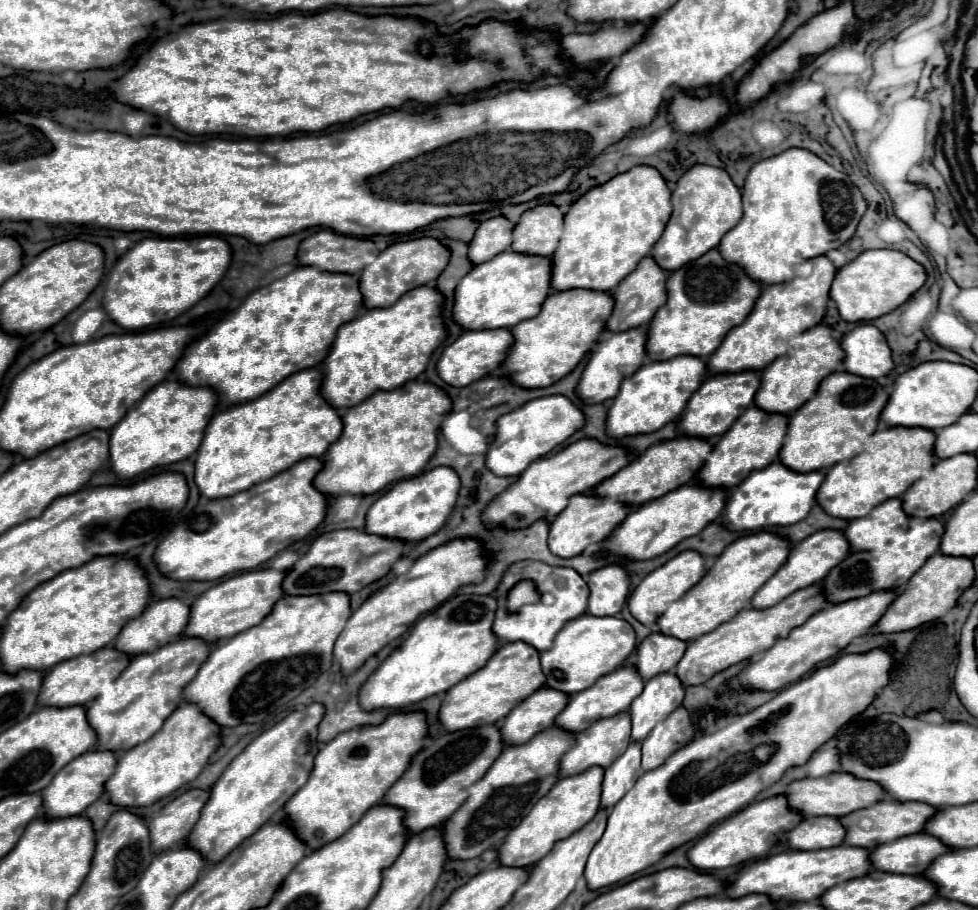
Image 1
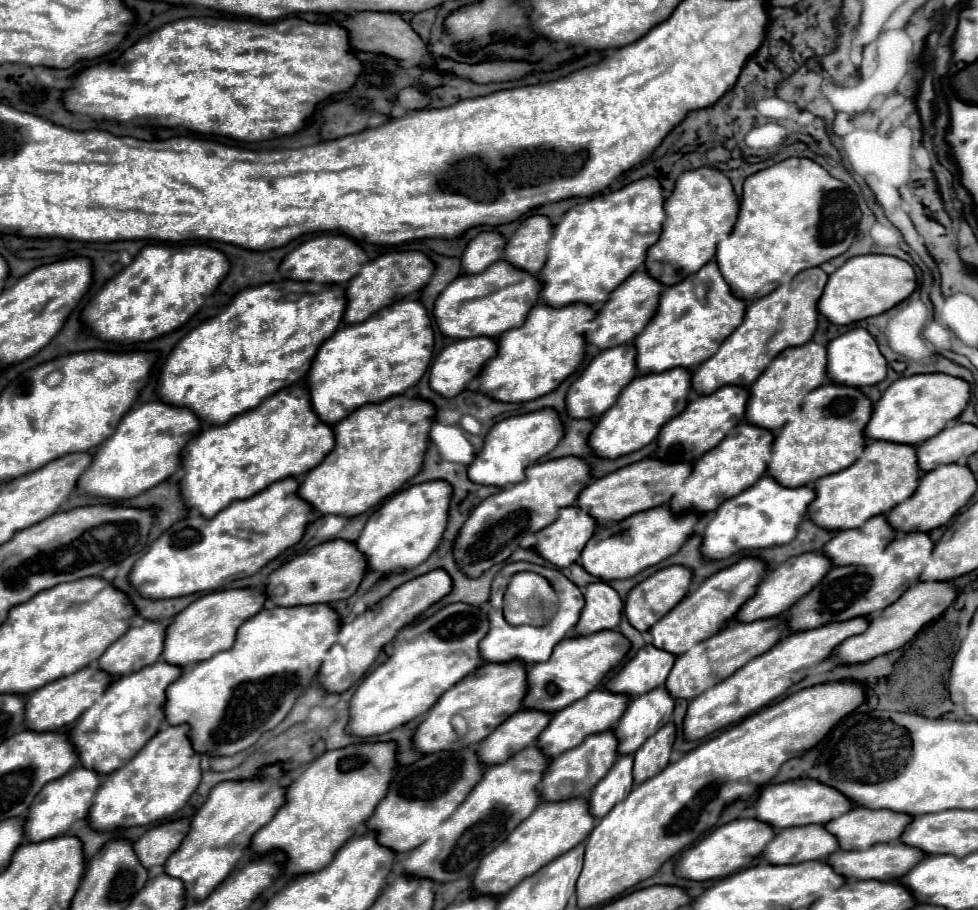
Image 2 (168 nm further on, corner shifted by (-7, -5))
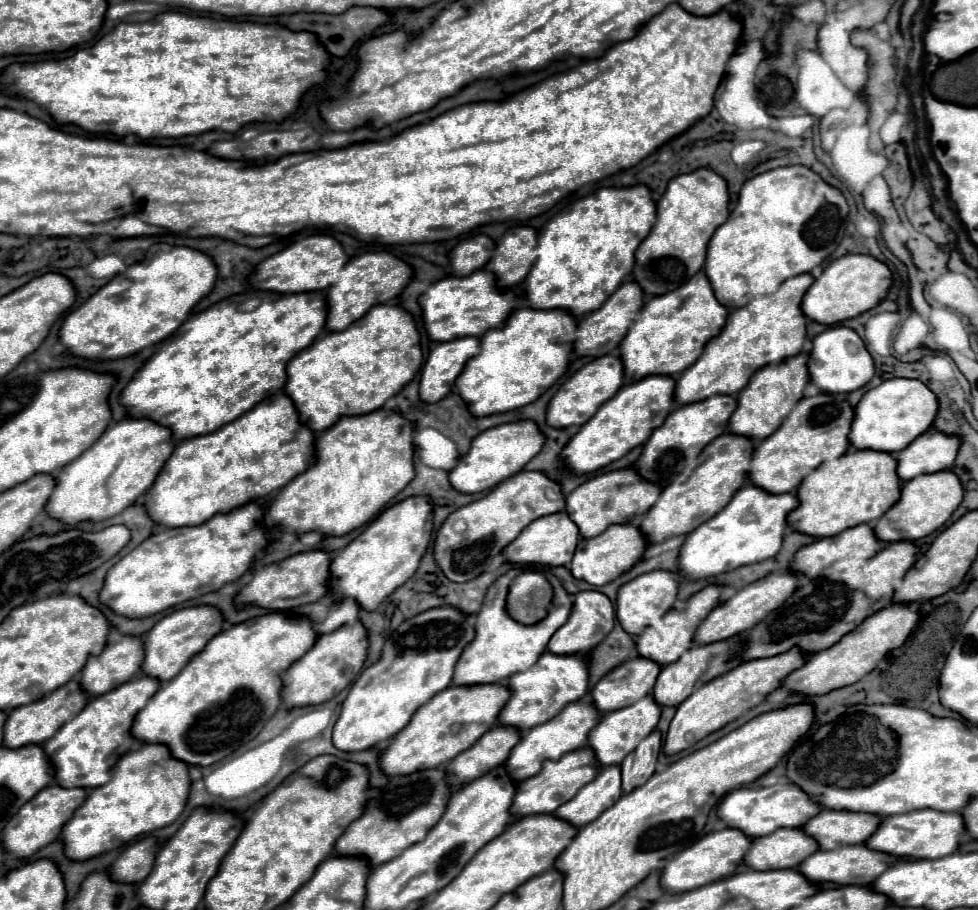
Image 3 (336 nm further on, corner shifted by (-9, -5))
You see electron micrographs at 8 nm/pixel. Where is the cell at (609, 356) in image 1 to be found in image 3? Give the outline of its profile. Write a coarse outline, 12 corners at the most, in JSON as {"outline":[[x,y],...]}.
{"outline":[[619,356],[585,364],[549,400],[547,426],[583,426],[623,384]]}

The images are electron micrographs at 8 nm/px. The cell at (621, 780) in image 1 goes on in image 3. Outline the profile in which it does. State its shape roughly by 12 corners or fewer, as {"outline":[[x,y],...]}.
{"outline":[[619,766],[603,768],[553,816],[589,824],[621,796]]}

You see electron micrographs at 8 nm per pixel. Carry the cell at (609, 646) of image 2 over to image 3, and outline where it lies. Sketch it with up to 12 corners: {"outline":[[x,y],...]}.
{"outline":[[543,656],[509,678],[499,724],[527,732],[587,692],[587,660]]}

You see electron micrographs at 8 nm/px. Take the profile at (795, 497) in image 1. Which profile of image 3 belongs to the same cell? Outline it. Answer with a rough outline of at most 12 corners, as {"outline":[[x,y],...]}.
{"outline":[[745,484],[687,534],[679,574],[703,580],[773,558],[795,494]]}

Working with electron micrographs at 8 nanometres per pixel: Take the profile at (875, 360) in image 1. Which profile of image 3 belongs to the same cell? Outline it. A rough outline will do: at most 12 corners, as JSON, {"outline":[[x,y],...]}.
{"outline":[[857,332],[813,338],[807,368],[819,390],[849,394],[875,374]]}

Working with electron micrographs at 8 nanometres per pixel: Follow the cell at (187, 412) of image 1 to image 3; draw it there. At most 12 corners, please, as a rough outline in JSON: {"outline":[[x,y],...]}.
{"outline":[[151,420],[111,424],[55,474],[47,516],[75,526],[123,512],[173,446]]}

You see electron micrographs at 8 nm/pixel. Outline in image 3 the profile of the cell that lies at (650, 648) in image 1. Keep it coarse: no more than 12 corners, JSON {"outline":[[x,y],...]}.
{"outline":[[627,660],[593,686],[607,714],[651,694],[659,664]]}

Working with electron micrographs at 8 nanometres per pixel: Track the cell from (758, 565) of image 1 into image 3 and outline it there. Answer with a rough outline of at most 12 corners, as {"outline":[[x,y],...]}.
{"outline":[[707,586],[637,636],[641,658],[667,666],[693,646],[693,632],[721,602]]}

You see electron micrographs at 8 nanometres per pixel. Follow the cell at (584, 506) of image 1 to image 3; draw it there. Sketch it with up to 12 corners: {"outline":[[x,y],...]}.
{"outline":[[567,512],[531,522],[507,548],[509,564],[569,566],[577,526]]}

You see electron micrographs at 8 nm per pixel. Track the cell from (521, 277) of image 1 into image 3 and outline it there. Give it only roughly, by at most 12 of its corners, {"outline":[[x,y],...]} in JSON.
{"outline":[[479,270],[419,296],[435,342],[503,326],[519,290],[499,292]]}

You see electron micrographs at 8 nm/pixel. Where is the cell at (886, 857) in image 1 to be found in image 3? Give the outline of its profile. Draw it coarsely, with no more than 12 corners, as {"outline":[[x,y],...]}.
{"outline":[[863,844],[817,850],[797,870],[811,882],[869,886],[887,854]]}

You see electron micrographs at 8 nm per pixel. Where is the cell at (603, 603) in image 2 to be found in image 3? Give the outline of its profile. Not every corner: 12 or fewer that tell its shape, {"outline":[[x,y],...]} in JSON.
{"outline":[[595,590],[575,594],[551,636],[559,656],[587,654],[613,630],[615,608]]}

